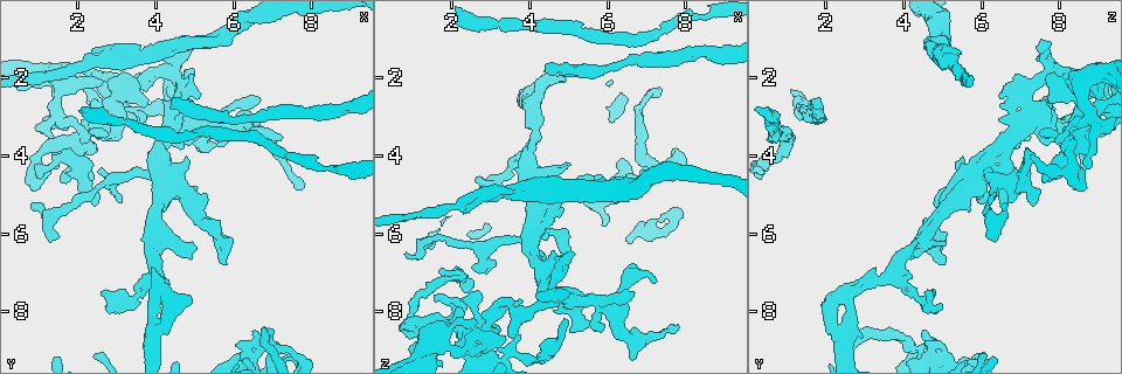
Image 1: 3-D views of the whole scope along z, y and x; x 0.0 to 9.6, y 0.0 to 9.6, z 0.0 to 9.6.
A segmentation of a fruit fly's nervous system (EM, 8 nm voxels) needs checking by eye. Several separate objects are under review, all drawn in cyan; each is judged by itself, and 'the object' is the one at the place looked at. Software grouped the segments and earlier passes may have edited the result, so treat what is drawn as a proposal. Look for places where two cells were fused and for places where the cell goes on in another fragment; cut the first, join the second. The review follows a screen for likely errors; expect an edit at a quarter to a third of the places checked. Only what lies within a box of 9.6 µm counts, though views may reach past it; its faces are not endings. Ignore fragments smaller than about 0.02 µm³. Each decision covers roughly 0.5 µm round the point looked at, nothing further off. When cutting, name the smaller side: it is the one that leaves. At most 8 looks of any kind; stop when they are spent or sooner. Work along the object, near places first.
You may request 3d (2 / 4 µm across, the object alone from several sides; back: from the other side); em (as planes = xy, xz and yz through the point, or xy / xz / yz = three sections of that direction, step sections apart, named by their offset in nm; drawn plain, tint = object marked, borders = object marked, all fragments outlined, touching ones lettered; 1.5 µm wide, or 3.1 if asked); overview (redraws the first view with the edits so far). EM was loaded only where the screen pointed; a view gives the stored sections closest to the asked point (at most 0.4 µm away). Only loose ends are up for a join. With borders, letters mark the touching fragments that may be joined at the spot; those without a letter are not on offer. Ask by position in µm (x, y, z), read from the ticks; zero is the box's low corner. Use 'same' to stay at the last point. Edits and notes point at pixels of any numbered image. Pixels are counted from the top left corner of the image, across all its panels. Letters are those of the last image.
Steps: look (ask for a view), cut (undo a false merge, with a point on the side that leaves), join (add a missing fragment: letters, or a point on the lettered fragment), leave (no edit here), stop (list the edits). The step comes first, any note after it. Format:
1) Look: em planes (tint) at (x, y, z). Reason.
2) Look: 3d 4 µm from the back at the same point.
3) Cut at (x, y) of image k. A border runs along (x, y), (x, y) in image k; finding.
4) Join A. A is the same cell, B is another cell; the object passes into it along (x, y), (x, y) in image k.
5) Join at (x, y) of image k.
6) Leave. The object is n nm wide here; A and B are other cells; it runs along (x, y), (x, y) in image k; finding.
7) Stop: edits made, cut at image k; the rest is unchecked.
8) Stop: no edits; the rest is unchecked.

Look: em planes (plain) at (7.55, 4.90, 8.40). Thin end.

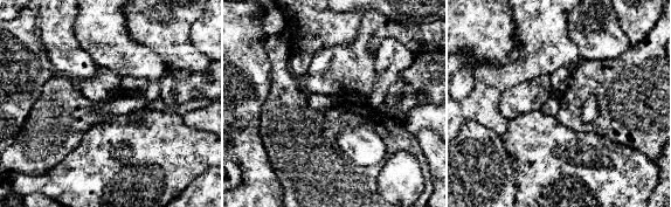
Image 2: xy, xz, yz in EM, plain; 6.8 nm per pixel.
Look: em planes (borders) at the same point.

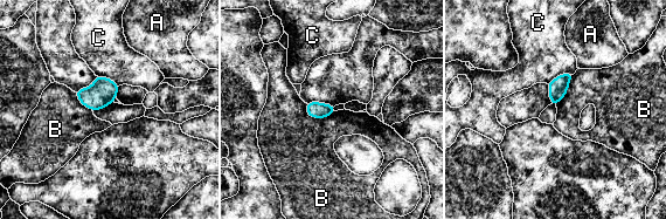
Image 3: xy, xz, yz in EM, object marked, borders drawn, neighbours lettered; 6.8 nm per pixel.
Leave. A, B and C are other cells; none of them fits.

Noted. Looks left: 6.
Look: em planes (tint) at (4.05, 4.30, 6.00). Four or more arms meet.

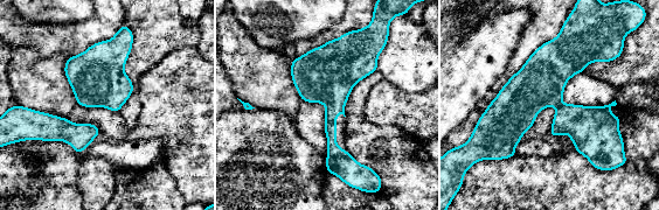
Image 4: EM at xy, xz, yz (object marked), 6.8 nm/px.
Look: em planes (borders) at the same point. What lies round it.

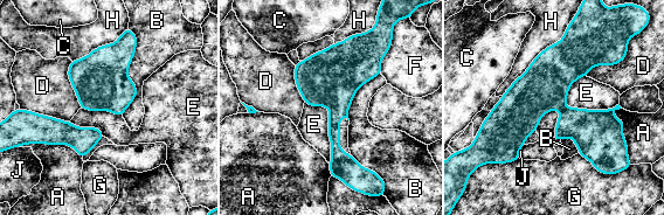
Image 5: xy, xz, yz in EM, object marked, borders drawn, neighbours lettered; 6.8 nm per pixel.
Leave. The object is 320 nm wide here; A, B, C, D, E, F, G, H and J are other cells; a border runs along (569, 85), (567, 106), (606, 110) in image 5; all the same cell.

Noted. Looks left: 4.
Look: em planes (borders) at (0.90, 5.25, 6.55). Thin end.

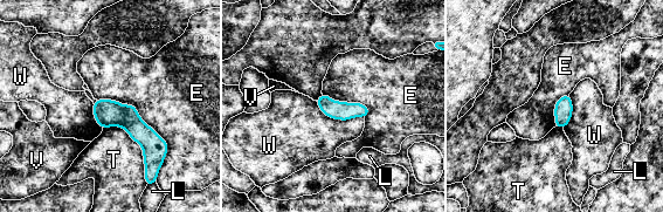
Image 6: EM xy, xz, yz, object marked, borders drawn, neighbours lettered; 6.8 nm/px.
Leave. The longest contact is with E, 650 nm; E, L, T, V and W are other cells; a border runs along (96, 98), (131, 104), (163, 164) in image 6; no lettered fragment goes on from it.

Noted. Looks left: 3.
Stop: no edits; the rest is unchecked.

